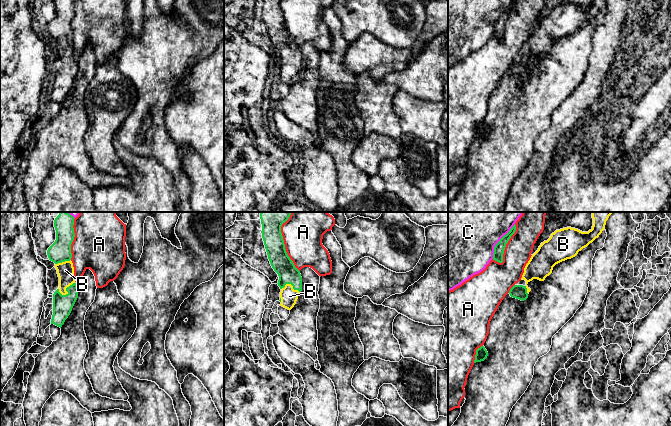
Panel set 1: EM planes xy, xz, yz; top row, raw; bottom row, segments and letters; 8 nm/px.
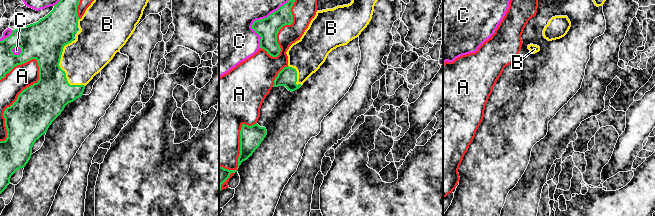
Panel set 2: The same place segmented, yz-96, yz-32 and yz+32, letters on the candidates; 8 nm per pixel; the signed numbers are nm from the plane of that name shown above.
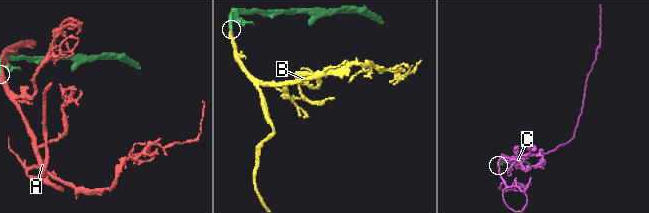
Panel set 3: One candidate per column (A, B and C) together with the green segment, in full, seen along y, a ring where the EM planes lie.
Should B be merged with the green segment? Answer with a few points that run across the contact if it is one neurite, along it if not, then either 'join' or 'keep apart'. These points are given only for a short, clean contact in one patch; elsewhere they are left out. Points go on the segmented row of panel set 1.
join

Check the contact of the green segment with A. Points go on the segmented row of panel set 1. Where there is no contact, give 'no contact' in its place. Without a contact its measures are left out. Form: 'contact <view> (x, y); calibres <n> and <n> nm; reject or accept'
contact xz (283, 242); calibres 220 and 320 nm; reject

